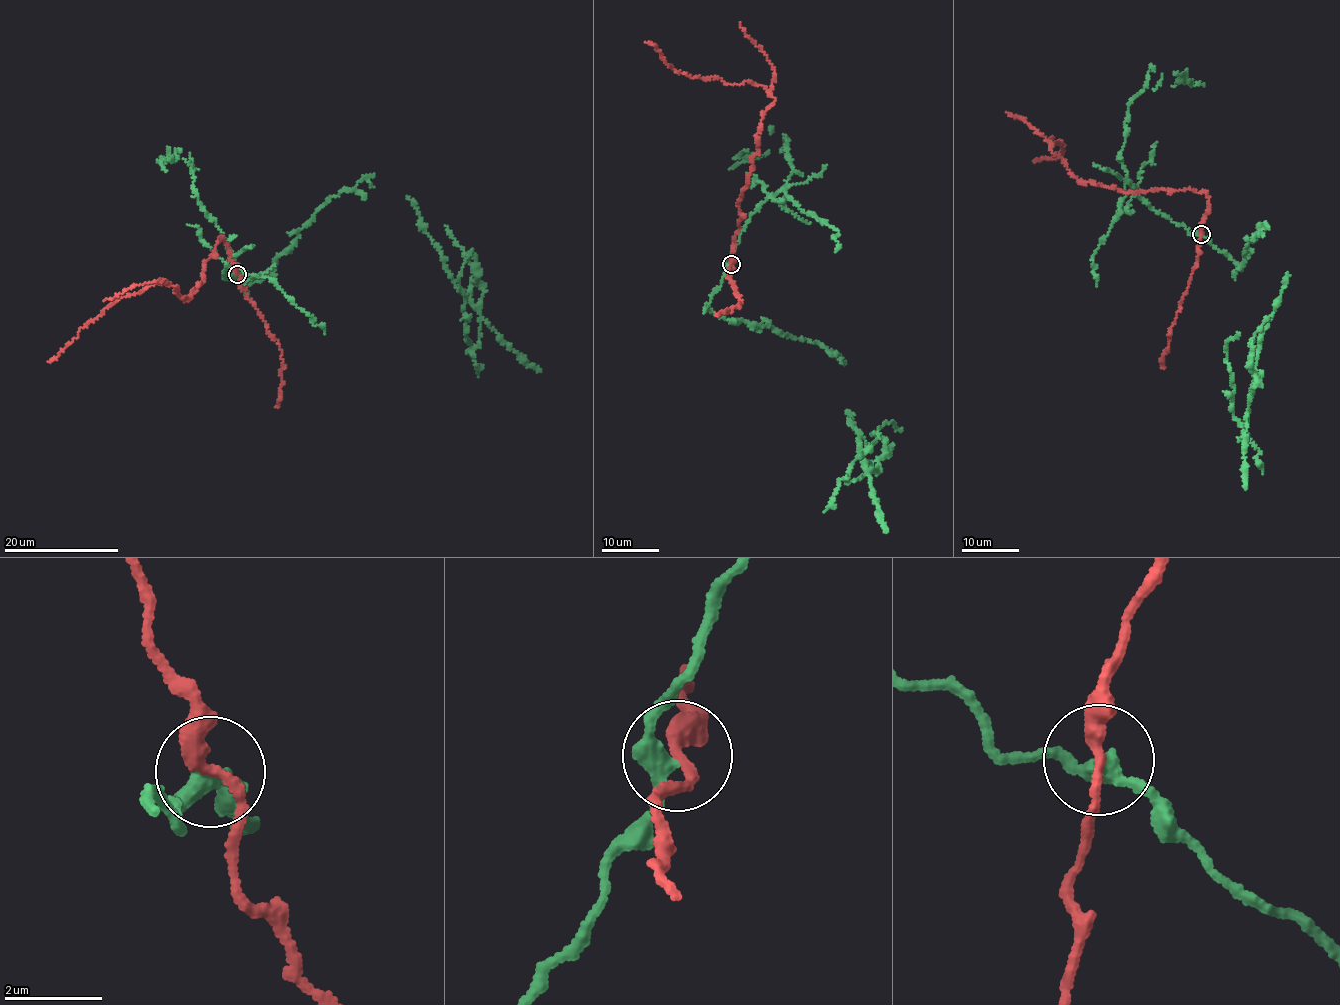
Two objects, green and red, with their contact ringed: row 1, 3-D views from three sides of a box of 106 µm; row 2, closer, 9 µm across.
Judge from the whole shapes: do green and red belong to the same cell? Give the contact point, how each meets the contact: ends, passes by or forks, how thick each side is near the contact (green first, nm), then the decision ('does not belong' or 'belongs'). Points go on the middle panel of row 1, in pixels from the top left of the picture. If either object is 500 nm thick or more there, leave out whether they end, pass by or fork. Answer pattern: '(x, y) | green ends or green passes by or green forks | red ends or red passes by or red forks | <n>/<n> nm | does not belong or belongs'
(731, 264) | green passes by | red passes by | 320/280 nm | does not belong

